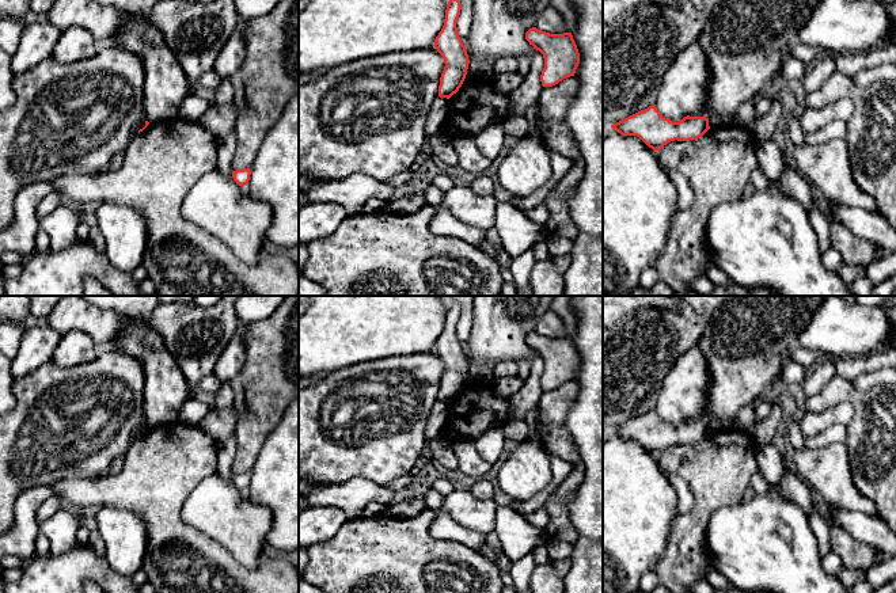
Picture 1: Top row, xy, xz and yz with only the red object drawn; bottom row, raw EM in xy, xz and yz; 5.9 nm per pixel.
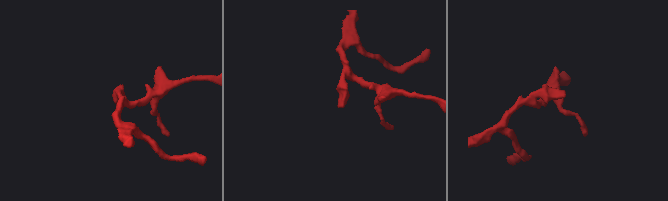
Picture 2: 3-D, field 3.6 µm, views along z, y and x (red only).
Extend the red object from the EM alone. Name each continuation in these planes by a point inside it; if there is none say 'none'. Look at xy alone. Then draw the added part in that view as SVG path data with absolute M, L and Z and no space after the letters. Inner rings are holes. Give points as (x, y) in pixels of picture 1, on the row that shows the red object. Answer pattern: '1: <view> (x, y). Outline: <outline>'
none

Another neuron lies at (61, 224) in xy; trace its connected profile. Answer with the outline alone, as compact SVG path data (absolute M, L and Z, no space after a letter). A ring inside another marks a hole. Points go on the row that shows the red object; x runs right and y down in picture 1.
M62 204L50 214L38 218L38 228L49 235L52 250L62 251L79 240L76 235L79 223L77 208Z

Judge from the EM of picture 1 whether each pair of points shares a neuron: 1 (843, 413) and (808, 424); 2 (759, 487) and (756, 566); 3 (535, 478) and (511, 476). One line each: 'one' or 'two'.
1: one
2: two
3: one

